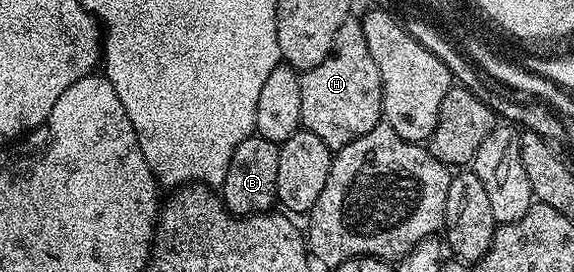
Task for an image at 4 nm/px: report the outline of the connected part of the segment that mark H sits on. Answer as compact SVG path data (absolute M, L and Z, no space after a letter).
M360 20L345 21L343 27L339 27L339 35L335 35L335 43L331 47L327 59L323 59L323 63L319 63L319 67L311 67L301 73L301 94L303 95L302 126L315 135L319 135L319 139L323 139L323 143L327 143L330 151L347 147L347 143L367 135L367 131L382 124L381 76L379 67L375 67L375 59L371 59L371 51L367 51L367 39L363 37Z

